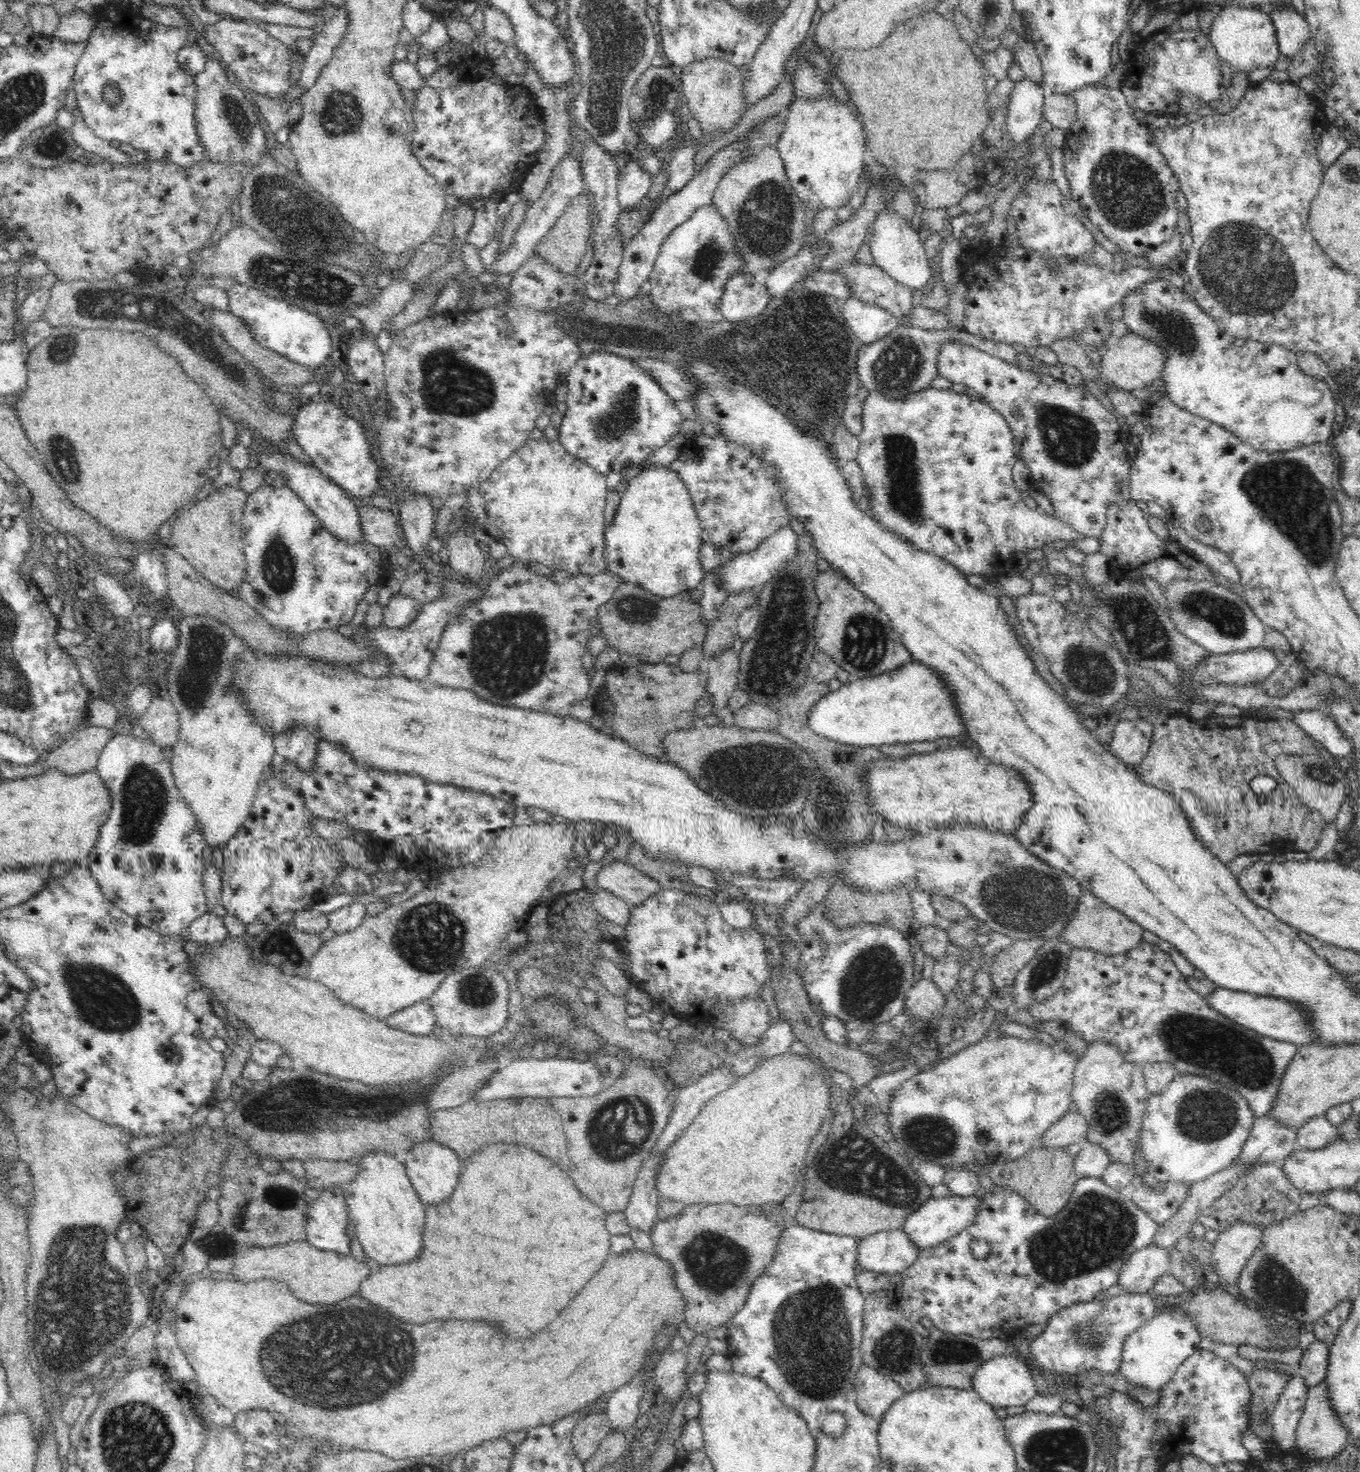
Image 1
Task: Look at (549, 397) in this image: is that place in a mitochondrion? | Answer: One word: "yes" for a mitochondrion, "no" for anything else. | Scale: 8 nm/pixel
no

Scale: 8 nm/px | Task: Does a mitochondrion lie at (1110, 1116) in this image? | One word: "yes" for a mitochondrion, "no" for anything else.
yes

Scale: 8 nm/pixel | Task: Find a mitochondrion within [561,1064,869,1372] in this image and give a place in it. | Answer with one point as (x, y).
(619, 1126)

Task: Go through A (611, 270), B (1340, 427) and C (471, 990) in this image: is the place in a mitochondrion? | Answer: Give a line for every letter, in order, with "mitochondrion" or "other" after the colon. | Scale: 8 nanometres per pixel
A: other
B: other
C: mitochondrion

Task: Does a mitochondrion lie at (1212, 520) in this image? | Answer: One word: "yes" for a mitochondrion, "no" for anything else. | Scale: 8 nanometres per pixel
no

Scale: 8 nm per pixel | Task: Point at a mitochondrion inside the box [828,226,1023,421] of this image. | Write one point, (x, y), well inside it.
(896, 369)

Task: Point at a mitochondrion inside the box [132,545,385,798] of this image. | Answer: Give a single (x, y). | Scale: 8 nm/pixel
(207, 644)

